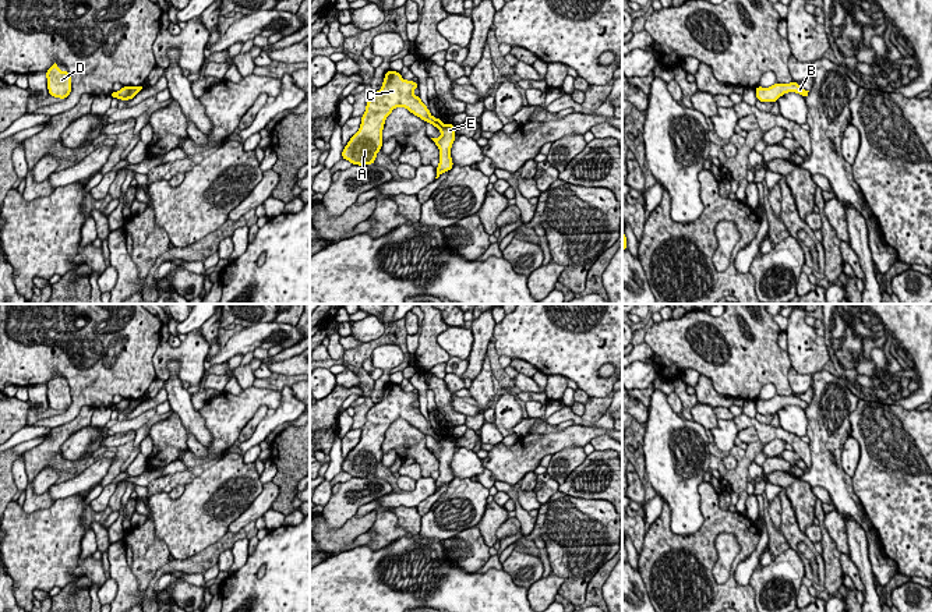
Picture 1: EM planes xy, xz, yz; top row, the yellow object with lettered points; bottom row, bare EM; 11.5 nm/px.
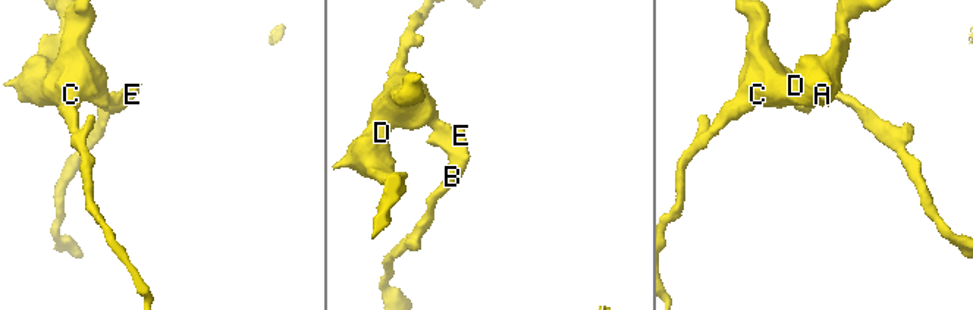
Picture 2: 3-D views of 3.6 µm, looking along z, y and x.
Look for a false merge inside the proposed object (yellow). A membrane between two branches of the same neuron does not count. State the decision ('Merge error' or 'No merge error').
Merge error

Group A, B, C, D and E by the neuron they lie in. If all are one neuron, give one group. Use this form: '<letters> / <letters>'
A C D / B E

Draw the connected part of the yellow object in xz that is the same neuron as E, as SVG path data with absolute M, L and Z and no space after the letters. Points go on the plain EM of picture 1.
M444 436L441 441L439 450L431 450L434 456L439 461L439 477L437 478L437 489L438 491L442 485L449 484L453 480L453 474L451 470L451 460L453 453L456 452L455 447L455 436Z

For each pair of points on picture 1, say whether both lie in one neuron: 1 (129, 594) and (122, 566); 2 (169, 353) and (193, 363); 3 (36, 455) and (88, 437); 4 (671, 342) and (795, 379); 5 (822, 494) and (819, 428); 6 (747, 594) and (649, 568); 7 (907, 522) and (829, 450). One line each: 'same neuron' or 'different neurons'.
1: same neuron
2: same neuron
3: different neurons
4: different neurons
5: different neurons
6: same neuron
7: different neurons

